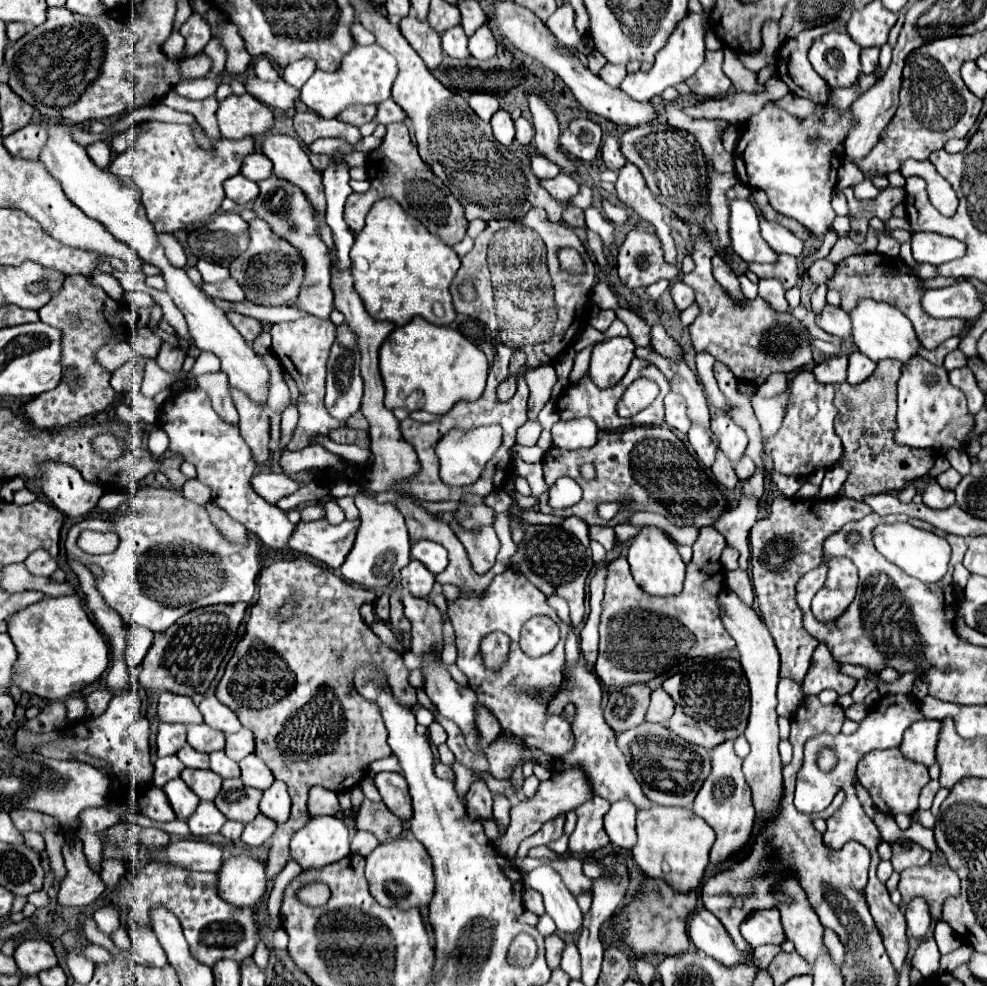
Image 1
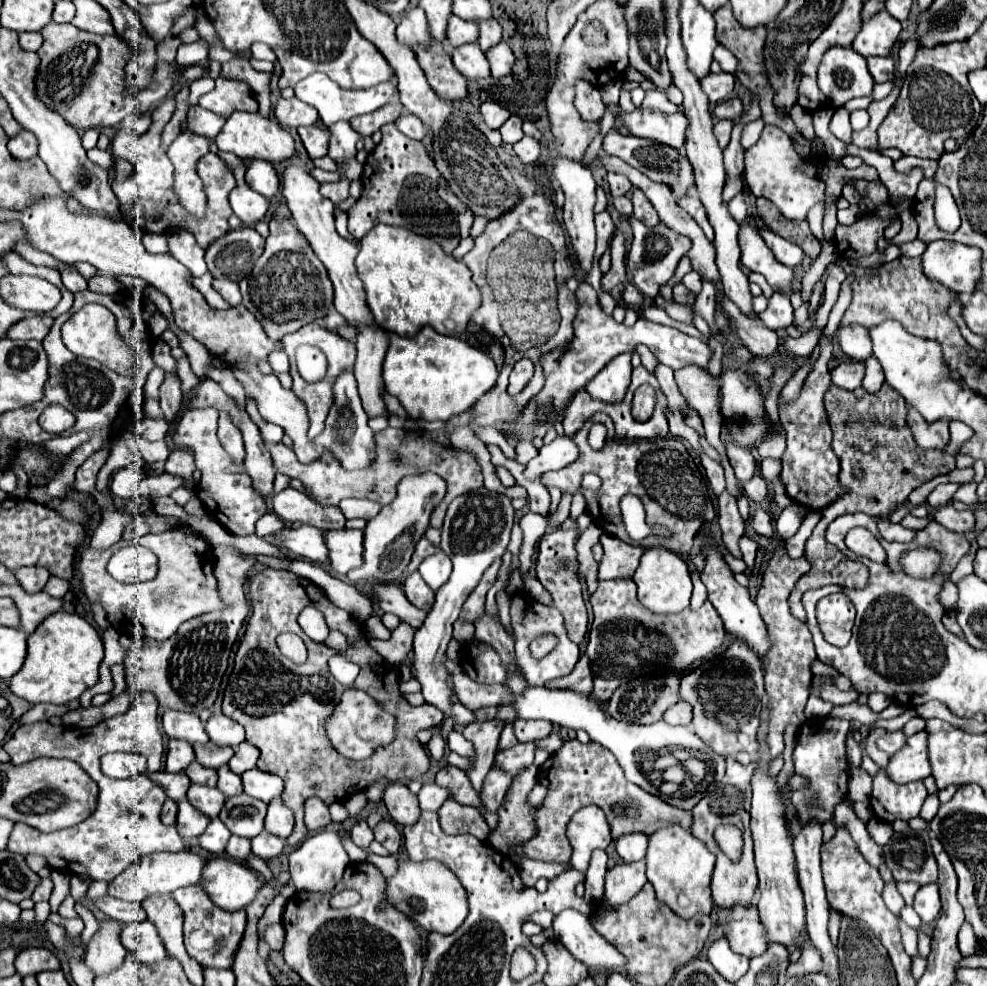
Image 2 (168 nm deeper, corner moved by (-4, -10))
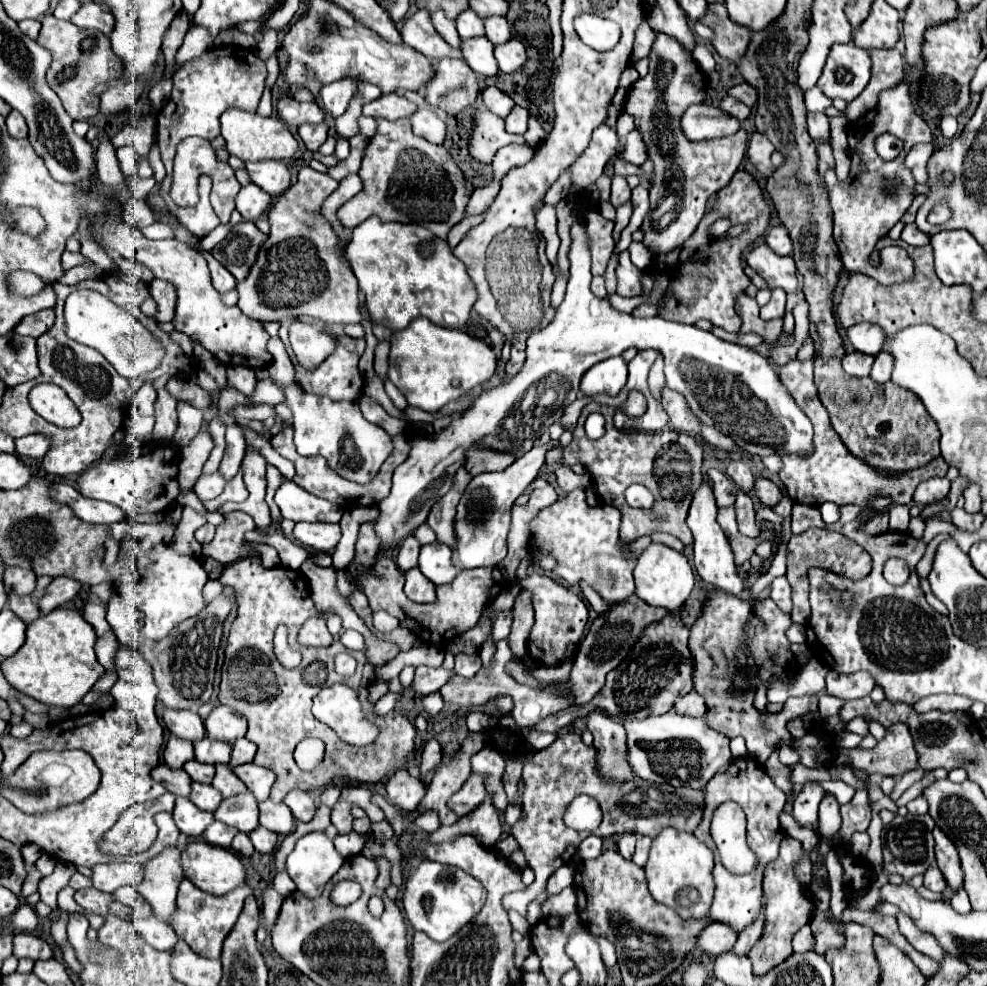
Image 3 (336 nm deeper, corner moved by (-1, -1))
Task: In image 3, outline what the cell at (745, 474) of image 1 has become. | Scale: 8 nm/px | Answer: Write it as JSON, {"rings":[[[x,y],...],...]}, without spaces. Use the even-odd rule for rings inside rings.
{"rings":[[[761,477],[761,479],[755,481],[753,493],[757,493],[757,499],[763,505],[767,505],[767,507],[775,507],[777,501],[781,501],[781,497],[783,497],[783,493],[777,487],[777,483],[773,483],[771,479],[765,479],[765,477]]]}

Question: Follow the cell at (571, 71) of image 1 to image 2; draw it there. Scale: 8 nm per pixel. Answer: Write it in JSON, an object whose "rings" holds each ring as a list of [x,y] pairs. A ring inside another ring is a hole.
{"rings":[[[606,104],[606,110],[622,120],[622,126],[628,128],[632,136],[642,136],[656,140],[660,144],[668,144],[674,148],[684,146],[684,132],[688,126],[688,120],[682,112],[676,114],[664,114],[660,110],[650,108],[634,108],[634,112],[624,112],[620,106]]]}

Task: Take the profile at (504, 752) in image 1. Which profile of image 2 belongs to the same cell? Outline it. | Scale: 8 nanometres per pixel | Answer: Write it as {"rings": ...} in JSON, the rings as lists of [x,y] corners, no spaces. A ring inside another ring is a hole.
{"rings":[[[492,768],[484,780],[484,788],[482,788],[482,804],[488,812],[498,812],[498,808],[504,802],[504,796],[508,792],[508,786],[512,784],[512,778],[500,770],[500,768]]]}

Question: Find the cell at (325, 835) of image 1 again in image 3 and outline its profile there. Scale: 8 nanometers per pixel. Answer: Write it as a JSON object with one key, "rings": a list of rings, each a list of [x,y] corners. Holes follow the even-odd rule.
{"rings":[[[323,831],[303,835],[295,849],[287,855],[285,867],[295,881],[297,891],[305,897],[319,897],[331,877],[343,865],[343,857],[333,847],[333,841]]]}

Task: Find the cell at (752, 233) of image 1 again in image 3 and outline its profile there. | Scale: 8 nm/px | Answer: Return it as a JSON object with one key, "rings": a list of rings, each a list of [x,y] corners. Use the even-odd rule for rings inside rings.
{"rings":[[[767,245],[751,249],[747,255],[747,265],[765,279],[769,289],[781,287],[785,293],[795,293],[799,287],[793,259],[775,255]]]}

